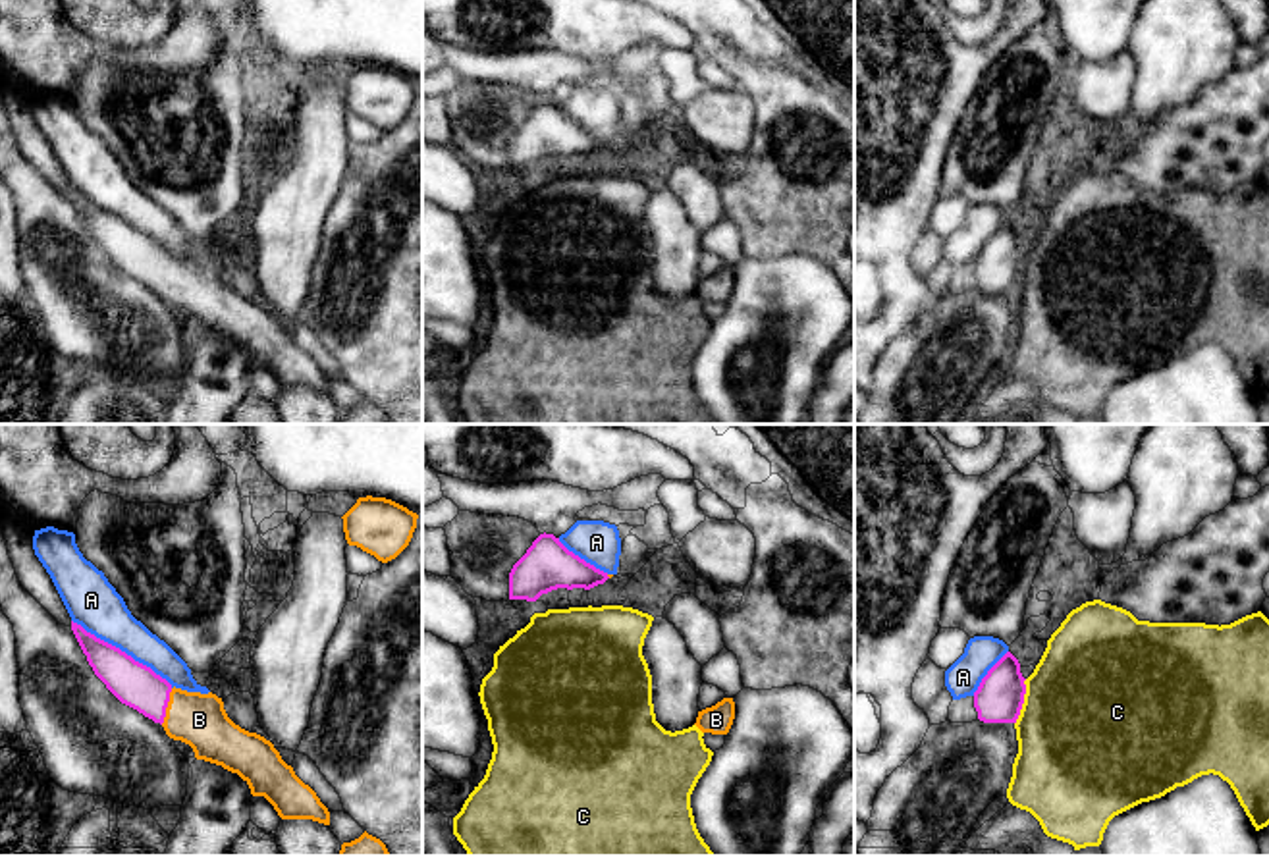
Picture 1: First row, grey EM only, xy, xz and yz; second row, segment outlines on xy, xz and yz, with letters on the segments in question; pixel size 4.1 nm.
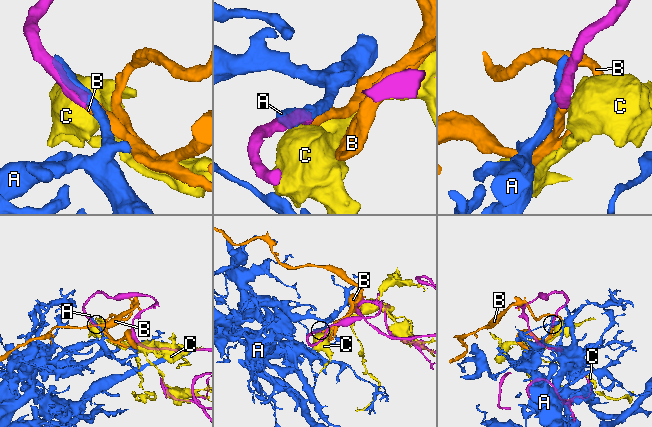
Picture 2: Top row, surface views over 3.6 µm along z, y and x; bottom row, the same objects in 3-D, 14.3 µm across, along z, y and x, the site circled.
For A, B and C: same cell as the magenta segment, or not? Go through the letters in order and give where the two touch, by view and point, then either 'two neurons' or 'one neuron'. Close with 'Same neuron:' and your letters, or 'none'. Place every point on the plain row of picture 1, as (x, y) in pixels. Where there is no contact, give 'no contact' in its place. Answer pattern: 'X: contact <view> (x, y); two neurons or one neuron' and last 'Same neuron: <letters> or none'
A: contact xy (120, 218); two neurons
B: contact xy (166, 274); one neuron
C: contact yz (1023, 270); two neurons
Same neuron: B

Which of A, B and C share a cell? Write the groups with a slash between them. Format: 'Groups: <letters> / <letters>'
Groups: A / B / C

